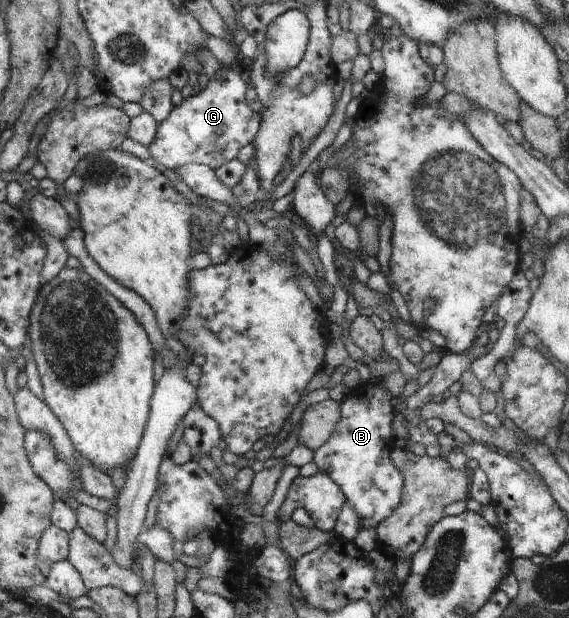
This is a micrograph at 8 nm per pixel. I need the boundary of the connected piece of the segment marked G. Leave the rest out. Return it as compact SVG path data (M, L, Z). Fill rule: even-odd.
M223 67L224 73L218 80L211 80L197 95L193 95L174 107L173 112L159 125L159 132L156 143L149 148L152 157L160 165L169 170L175 169L177 165L195 163L209 166L216 171L225 163L239 157L239 151L245 145L254 145L257 139L260 126L262 125L261 113L253 111L247 105L247 82L235 69Z

